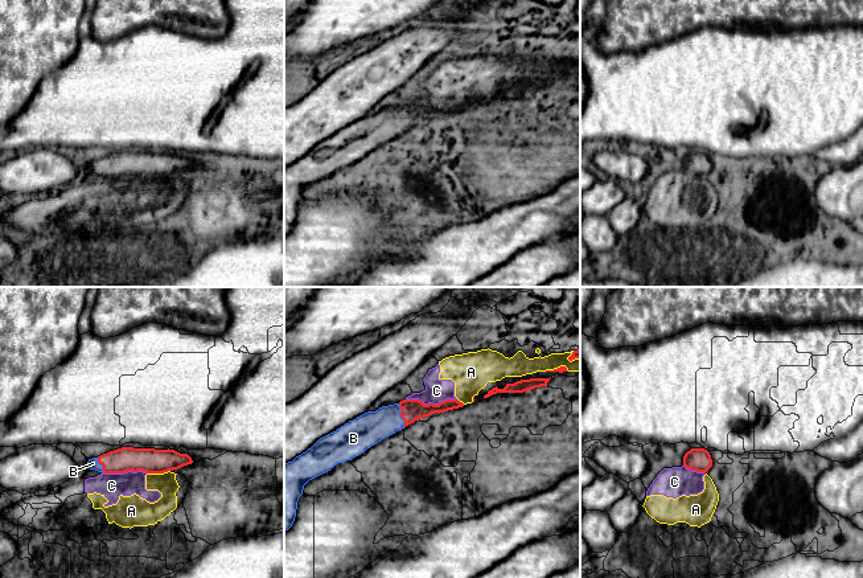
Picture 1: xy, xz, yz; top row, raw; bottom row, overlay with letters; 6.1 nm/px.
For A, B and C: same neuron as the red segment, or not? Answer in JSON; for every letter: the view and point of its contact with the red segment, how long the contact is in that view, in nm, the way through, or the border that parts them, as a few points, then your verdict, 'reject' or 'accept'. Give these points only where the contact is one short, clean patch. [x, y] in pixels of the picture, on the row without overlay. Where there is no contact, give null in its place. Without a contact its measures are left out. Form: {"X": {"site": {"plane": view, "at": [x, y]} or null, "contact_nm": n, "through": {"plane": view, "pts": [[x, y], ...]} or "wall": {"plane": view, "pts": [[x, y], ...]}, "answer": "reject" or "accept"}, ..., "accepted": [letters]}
{"A": {"site": {"plane": "xy", "at": [157, 176]}, "contact_nm": 150, "answer": "reject"}, "B": {"site": {"plane": "xz", "at": [401, 119]}, "contact_nm": 150, "through": {"plane": "xz", "pts": [[412, 114], [401, 119], [366, 134]]}, "answer": "accept"}, "C": {"site": {"plane": "xz", "at": [432, 107]}, "contact_nm": 320, "wall": {"plane": "xz", "pts": [[406, 102], [418, 102], [424, 107], [457, 103]]}, "answer": "reject"}, "accepted": ["B"]}

